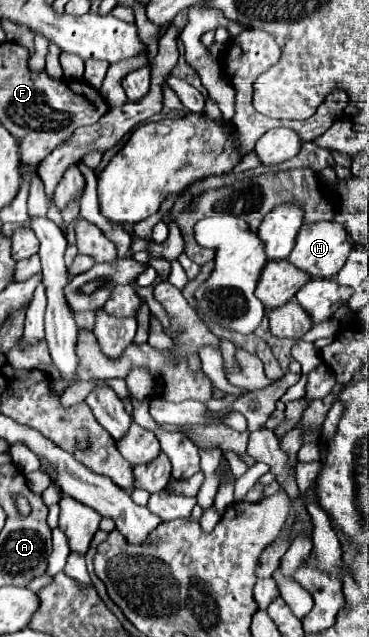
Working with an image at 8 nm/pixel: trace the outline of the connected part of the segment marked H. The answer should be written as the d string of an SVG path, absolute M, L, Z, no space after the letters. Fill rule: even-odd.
M335 221L311 223L311 225L303 225L299 229L295 247L289 255L289 263L293 263L301 271L307 271L315 279L333 279L345 265L349 251L351 251L351 241L349 241L347 231L343 229L343 225L339 225Z

